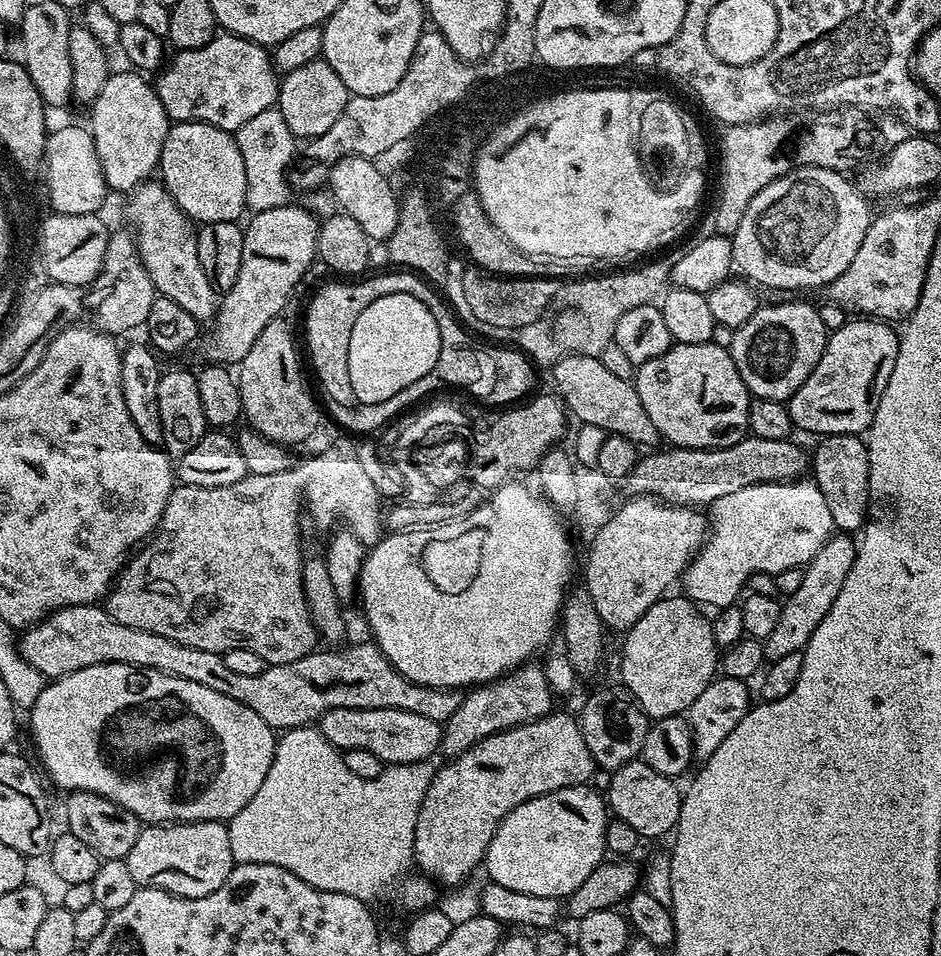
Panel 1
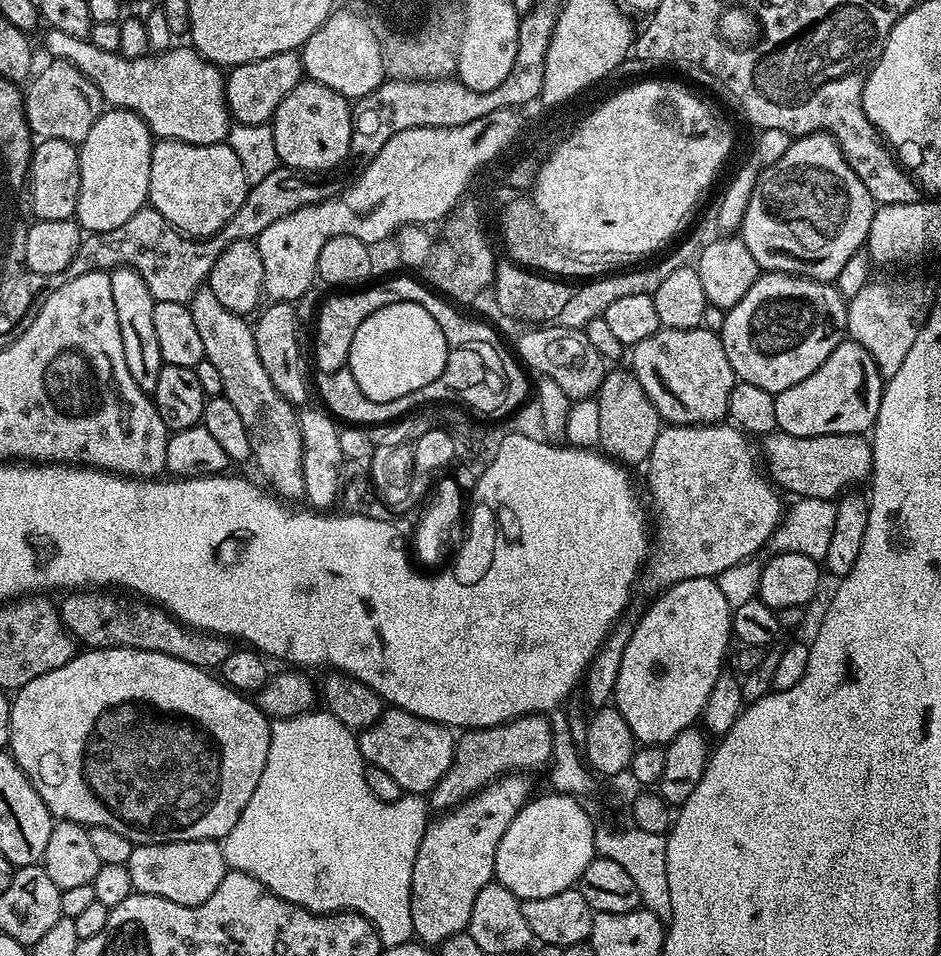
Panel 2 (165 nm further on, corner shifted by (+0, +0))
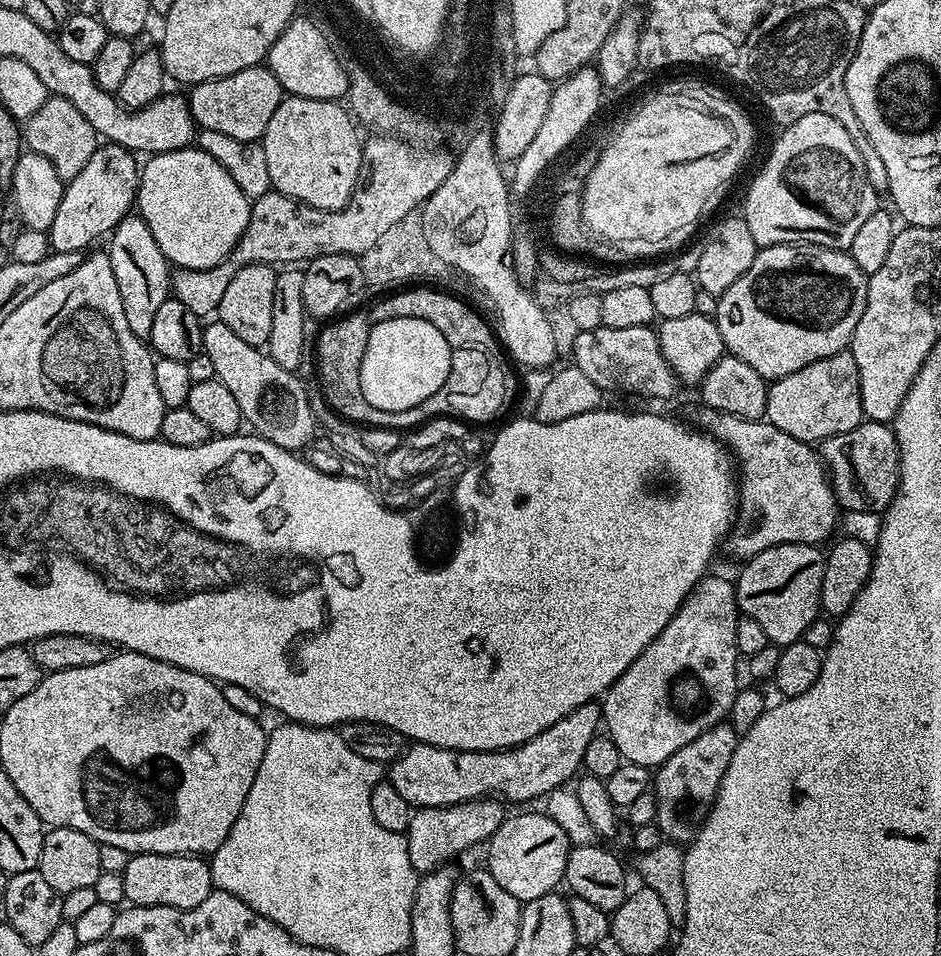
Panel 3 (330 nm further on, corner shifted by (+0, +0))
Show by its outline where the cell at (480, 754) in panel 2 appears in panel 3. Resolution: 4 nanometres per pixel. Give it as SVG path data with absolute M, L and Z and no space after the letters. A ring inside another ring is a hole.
M496 798L467 800L445 808L418 808L410 818L406 833L410 862L417 874L435 872L436 869L451 865L455 856L471 850L475 844L483 845L502 826L506 818L505 805Z

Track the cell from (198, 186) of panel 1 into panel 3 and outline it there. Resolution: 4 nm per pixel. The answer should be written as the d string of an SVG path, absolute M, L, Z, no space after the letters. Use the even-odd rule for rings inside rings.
M199 146L179 148L173 152L157 152L149 155L140 168L140 184L136 187L135 207L138 214L148 223L150 234L154 234L154 242L158 242L158 250L168 259L169 265L177 269L206 270L210 266L220 264L232 253L238 238L246 230L250 222L252 205L250 198L230 178L226 166L210 154L206 154Z

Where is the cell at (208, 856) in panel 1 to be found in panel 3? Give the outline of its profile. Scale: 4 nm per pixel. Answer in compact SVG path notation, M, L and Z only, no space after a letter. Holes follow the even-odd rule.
M138 852L129 855L126 870L122 874L126 885L125 901L138 908L170 906L171 908L193 908L214 891L212 865L203 855L150 854Z

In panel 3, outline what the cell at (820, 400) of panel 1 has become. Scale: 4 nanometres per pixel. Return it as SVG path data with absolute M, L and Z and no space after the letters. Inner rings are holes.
M845 350L830 358L810 362L810 366L802 366L802 370L786 374L786 378L771 381L764 414L768 423L778 426L778 430L786 430L786 434L809 442L854 430L854 426L865 419L858 362L854 362L851 351Z

